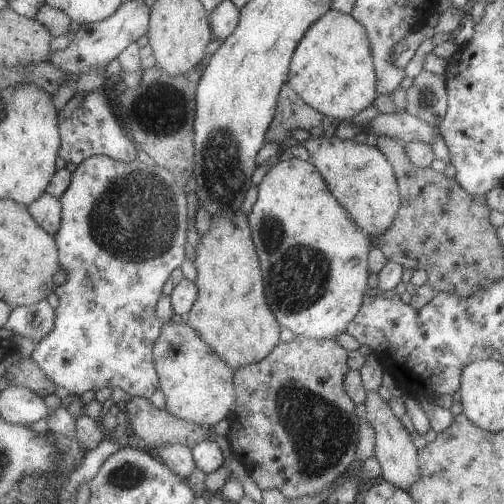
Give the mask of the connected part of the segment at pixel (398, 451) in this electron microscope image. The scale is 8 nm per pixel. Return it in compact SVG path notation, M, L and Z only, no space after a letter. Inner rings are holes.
M366 391L362 404L366 410L364 418L374 432L374 456L380 466L382 480L404 491L407 490L417 480L419 474L418 450L411 443L409 430L403 428L399 419L389 409L387 401L382 400L377 391Z

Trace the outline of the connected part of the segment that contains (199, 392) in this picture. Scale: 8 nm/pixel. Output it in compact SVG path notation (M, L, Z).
M169 320L162 323L152 346L152 357L159 390L164 394L163 408L169 414L211 428L230 414L236 399L232 381L234 370L201 340L187 322Z

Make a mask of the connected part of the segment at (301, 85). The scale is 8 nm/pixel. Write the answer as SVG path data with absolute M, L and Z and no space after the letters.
M329 9L303 34L290 58L287 82L313 110L342 121L369 108L376 97L376 74L366 30L350 14Z

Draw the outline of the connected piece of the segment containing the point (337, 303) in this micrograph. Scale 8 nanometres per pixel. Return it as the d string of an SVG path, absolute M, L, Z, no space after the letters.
M295 157L281 158L275 166L269 169L261 182L256 186L256 199L246 217L248 218L255 252L257 253L259 264L261 264L260 271L265 300L278 324L291 330L294 335L306 336L307 338L332 339L334 336L341 334L347 324L349 324L349 321L357 314L364 292L369 288L367 285L367 277L370 275L367 271L367 253L371 249L371 244L368 234L349 218L347 211L333 198L318 170L309 160L303 161Z

